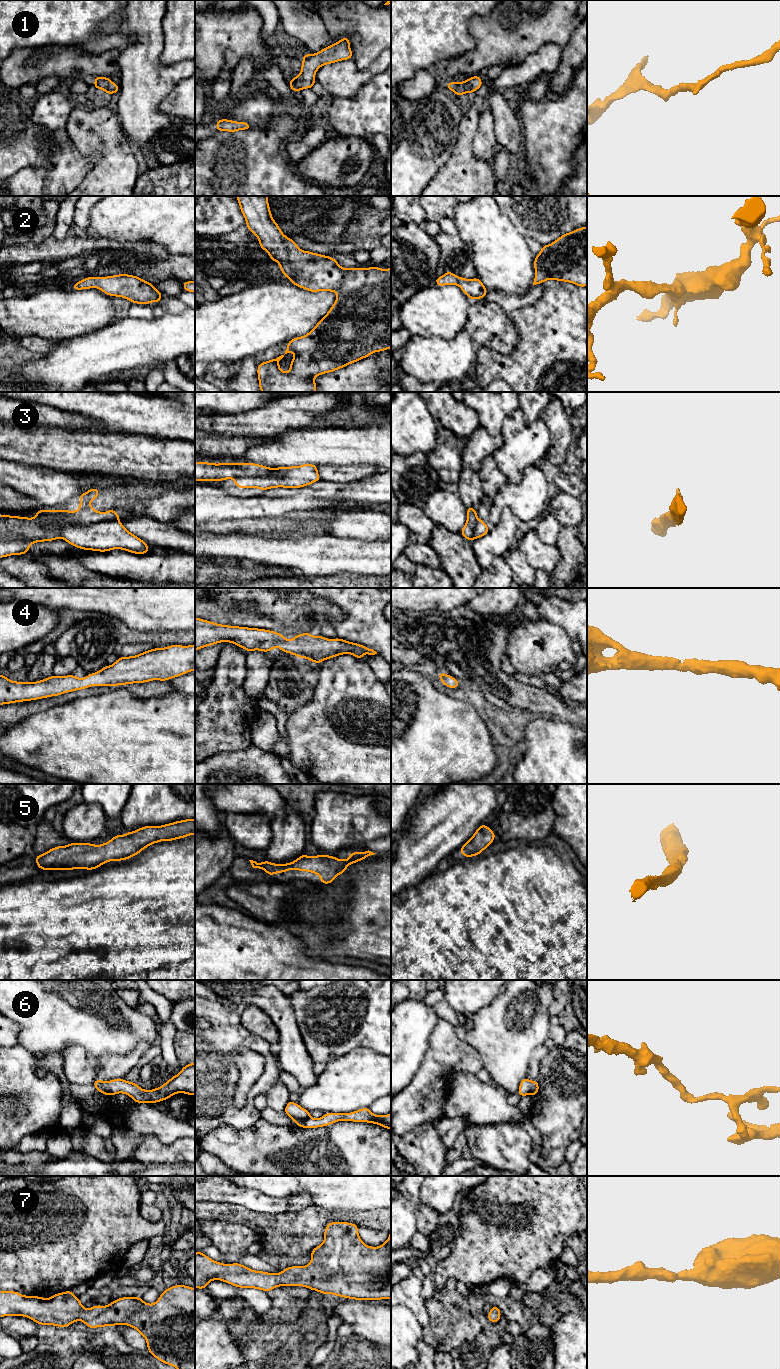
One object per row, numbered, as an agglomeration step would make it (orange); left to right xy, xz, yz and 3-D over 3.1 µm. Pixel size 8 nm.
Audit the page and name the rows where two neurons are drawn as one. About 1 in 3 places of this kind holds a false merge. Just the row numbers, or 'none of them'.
3

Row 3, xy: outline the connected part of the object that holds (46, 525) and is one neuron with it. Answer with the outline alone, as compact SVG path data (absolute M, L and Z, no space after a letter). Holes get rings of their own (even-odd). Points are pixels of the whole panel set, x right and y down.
M91 488L84 494L78 495L80 499L79 509L76 511L69 510L42 510L36 512L34 518L2 515L0 514L0 558L11 555L28 554L29 547L32 543L53 541L60 537L60 528L66 524L87 525L103 520L118 520L119 514L114 509L107 511L96 511L89 504L99 496L99 488Z

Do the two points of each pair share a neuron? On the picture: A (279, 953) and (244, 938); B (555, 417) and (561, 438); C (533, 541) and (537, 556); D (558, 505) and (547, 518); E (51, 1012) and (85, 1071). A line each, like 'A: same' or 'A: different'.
A: same
B: same
C: same
D: different
E: different

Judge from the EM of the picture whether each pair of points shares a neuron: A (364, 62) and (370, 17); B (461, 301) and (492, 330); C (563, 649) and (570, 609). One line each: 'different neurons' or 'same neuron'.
A: same neuron
B: different neurons
C: different neurons

